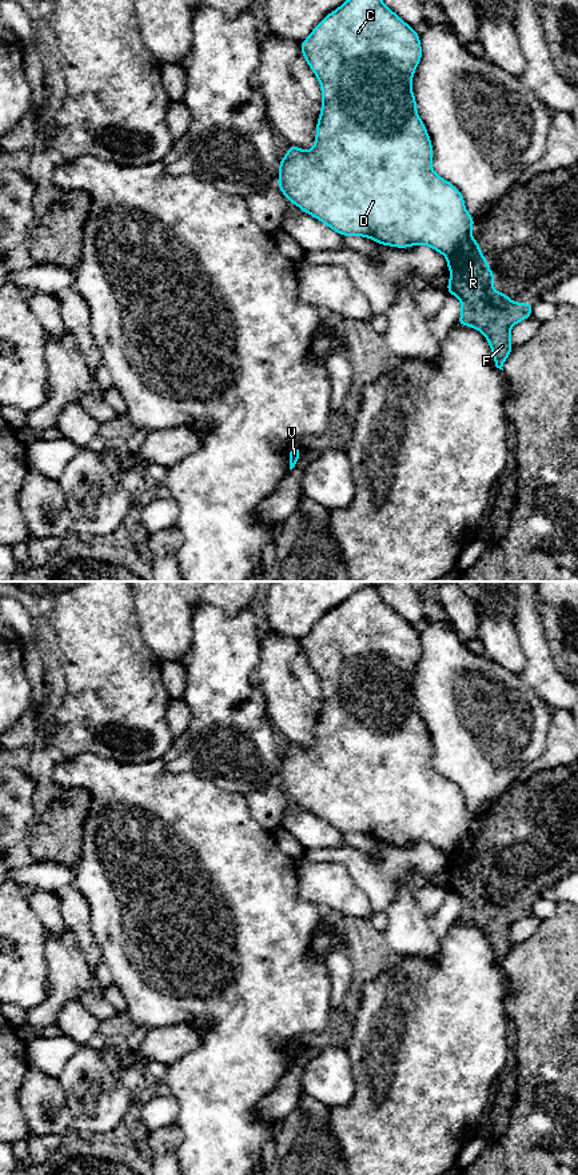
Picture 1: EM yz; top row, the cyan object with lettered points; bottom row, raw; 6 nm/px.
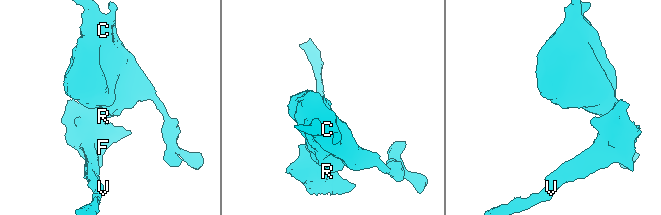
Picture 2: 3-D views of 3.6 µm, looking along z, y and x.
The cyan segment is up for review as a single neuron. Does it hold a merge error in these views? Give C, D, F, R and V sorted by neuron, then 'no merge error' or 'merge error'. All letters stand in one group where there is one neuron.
groups C D / F R V; merge error

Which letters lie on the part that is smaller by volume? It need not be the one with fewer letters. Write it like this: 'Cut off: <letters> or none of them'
Cut off: F, R, V

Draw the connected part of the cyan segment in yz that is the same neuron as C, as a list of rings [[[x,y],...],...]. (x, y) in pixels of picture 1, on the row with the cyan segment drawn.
[[[347,0],[314,28],[311,35],[300,43],[300,49],[308,63],[308,67],[314,71],[320,83],[322,112],[316,124],[314,148],[311,151],[303,151],[296,145],[288,144],[286,157],[280,159],[278,187],[288,201],[296,204],[306,213],[310,213],[334,231],[339,232],[343,237],[348,235],[358,235],[370,237],[378,244],[399,248],[426,244],[445,255],[447,259],[453,253],[462,251],[473,239],[471,229],[475,219],[466,211],[463,196],[458,188],[438,176],[431,168],[432,145],[426,127],[416,113],[416,103],[411,89],[412,75],[422,57],[418,32],[387,8],[382,0]]]

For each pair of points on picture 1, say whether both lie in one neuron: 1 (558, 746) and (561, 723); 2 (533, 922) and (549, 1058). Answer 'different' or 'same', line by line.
1: same
2: different

